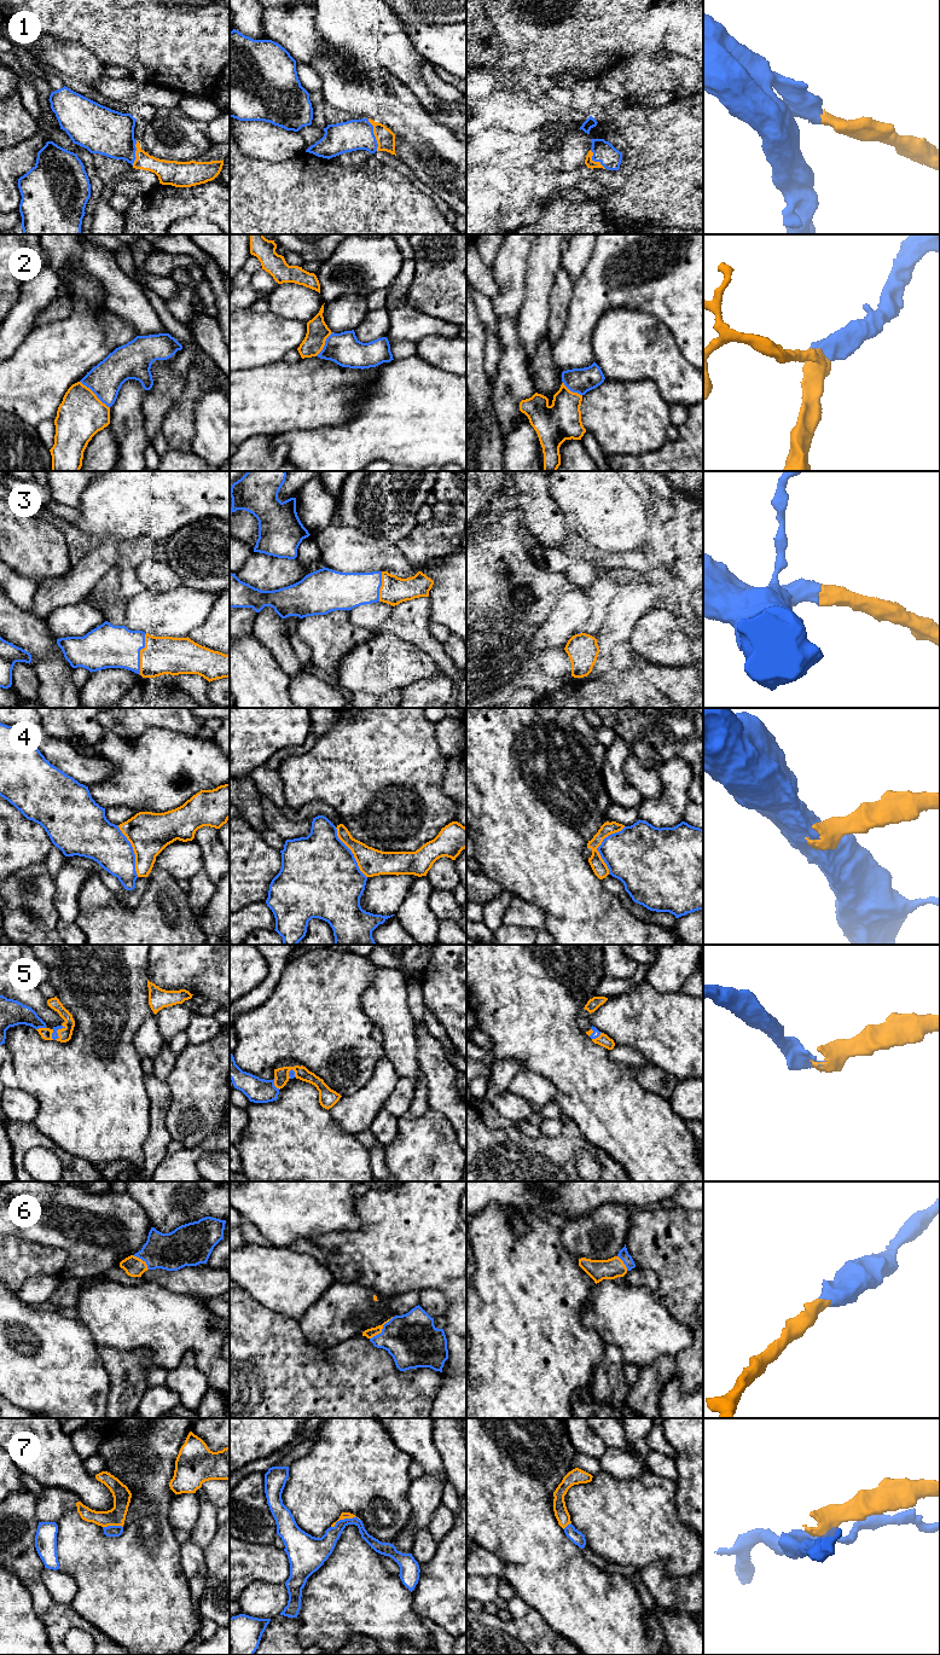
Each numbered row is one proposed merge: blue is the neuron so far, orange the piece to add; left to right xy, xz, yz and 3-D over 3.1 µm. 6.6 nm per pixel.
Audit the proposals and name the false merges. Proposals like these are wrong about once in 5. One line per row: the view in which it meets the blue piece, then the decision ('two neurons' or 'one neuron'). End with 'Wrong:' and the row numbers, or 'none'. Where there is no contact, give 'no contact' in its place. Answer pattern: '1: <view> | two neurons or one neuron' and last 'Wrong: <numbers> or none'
1: xz | one neuron
2: xy | one neuron
3: xy | one neuron
4: yz | two neurons
5: xy | one neuron
6: xz | one neuron
7: xz | two neurons
Wrong: 4, 7

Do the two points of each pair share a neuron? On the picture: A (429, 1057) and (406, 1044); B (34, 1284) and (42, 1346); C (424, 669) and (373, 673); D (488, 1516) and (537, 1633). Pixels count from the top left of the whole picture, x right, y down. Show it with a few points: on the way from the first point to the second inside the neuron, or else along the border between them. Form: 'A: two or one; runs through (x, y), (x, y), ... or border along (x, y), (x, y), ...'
A: two; border along (413, 1022), (417, 1060), (422, 1070)
B: two; border along (16, 1291), (22, 1300), (32, 1305)
C: one; runs through (412, 669), (386, 669)
D: two; border along (529, 1607), (551, 1626)

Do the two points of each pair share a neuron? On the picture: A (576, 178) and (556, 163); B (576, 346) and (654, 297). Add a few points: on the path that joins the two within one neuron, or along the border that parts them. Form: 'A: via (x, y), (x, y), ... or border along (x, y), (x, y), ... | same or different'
A: border along (578, 168), (551, 173) | different
B: via (582, 323), (608, 297), (631, 297) | same

